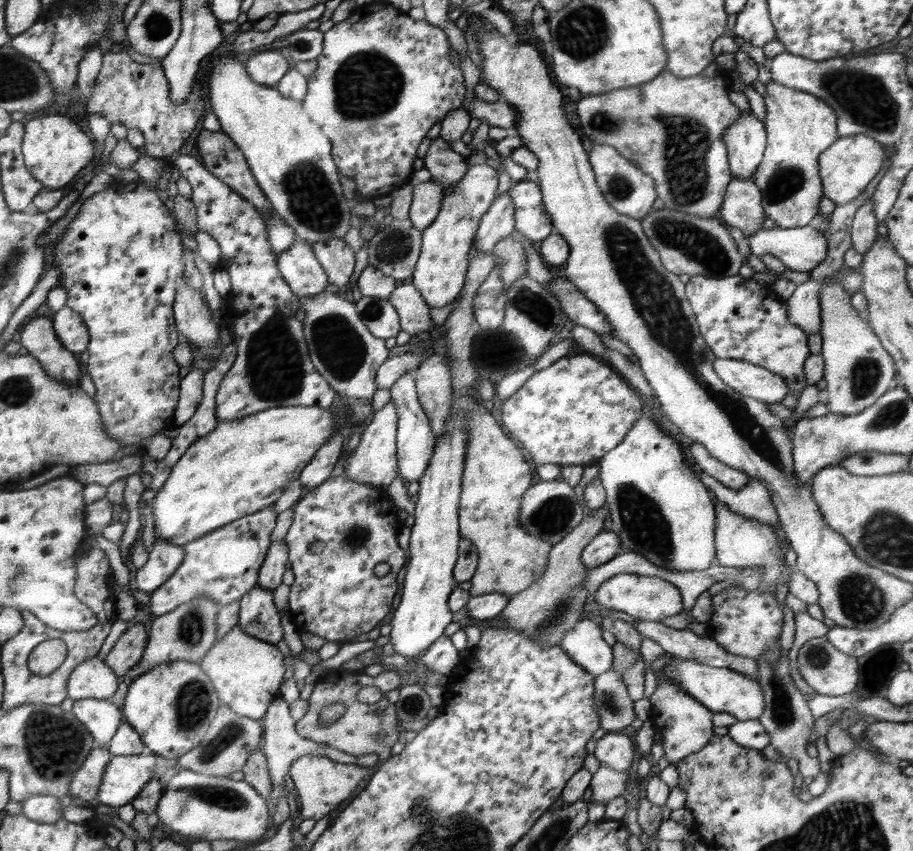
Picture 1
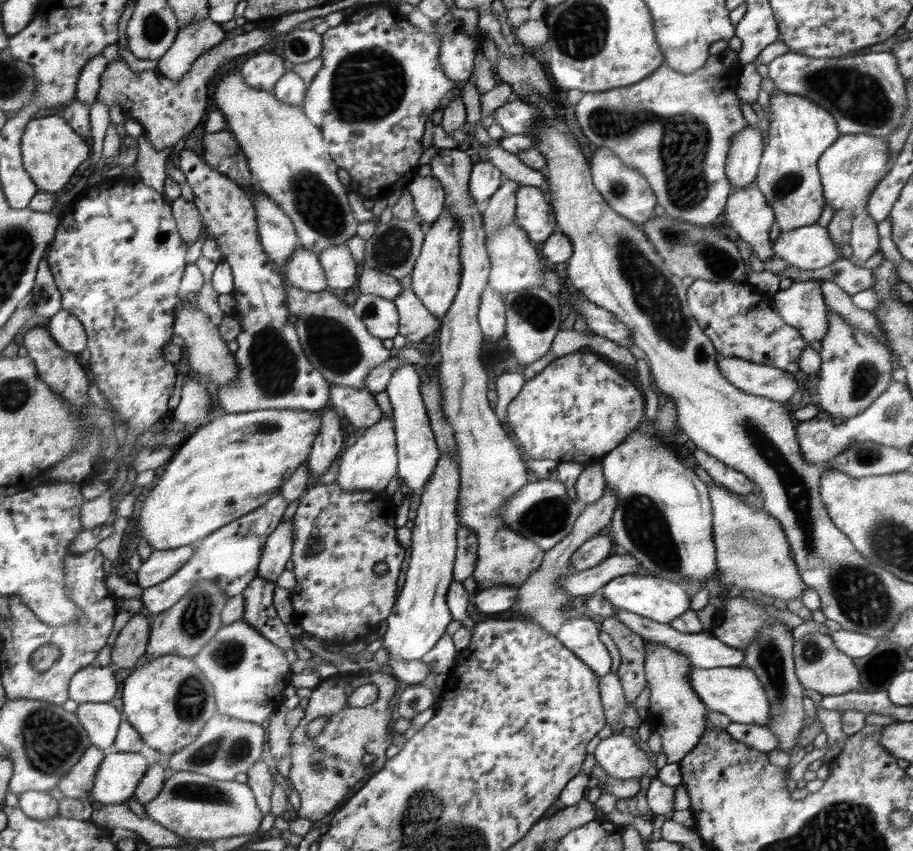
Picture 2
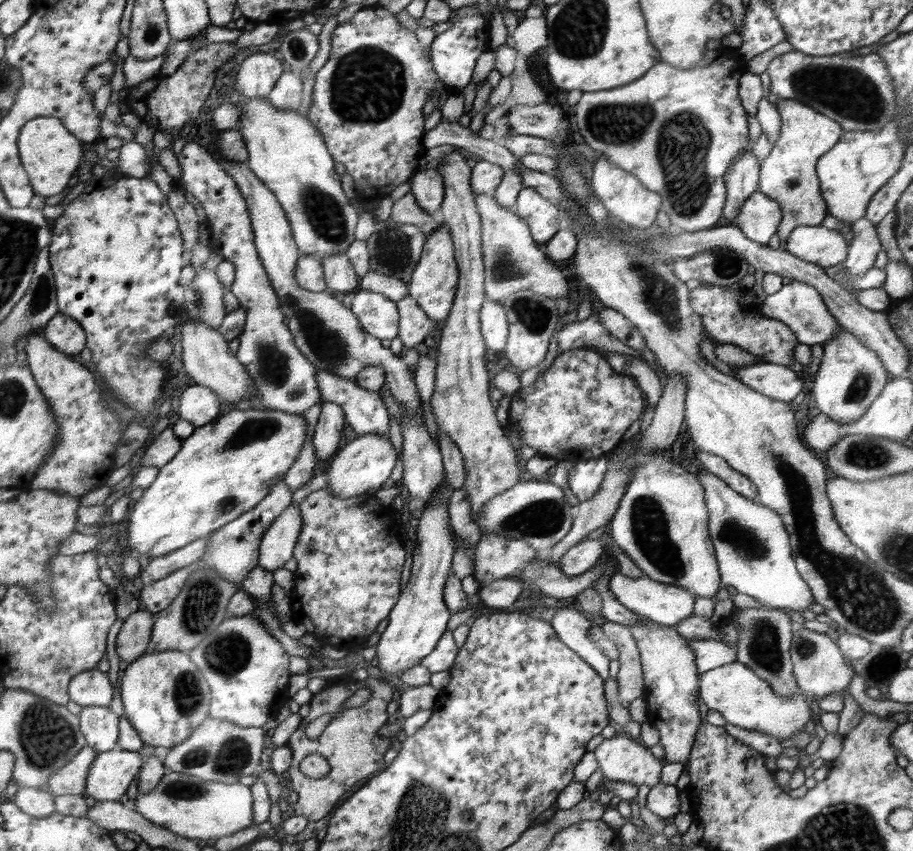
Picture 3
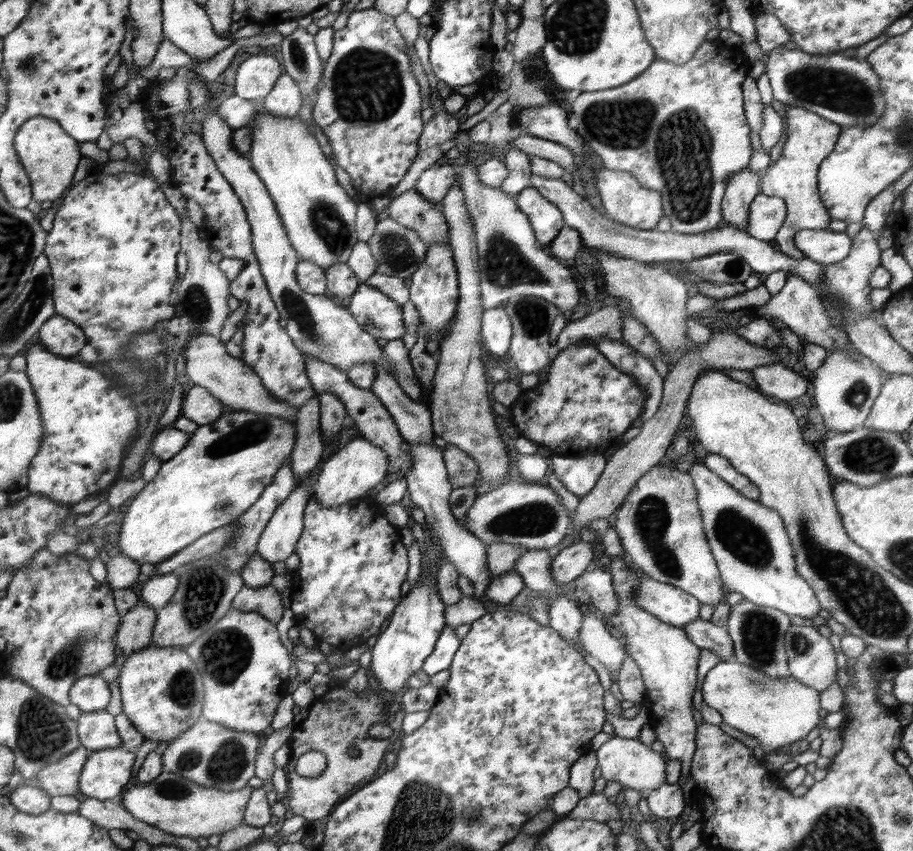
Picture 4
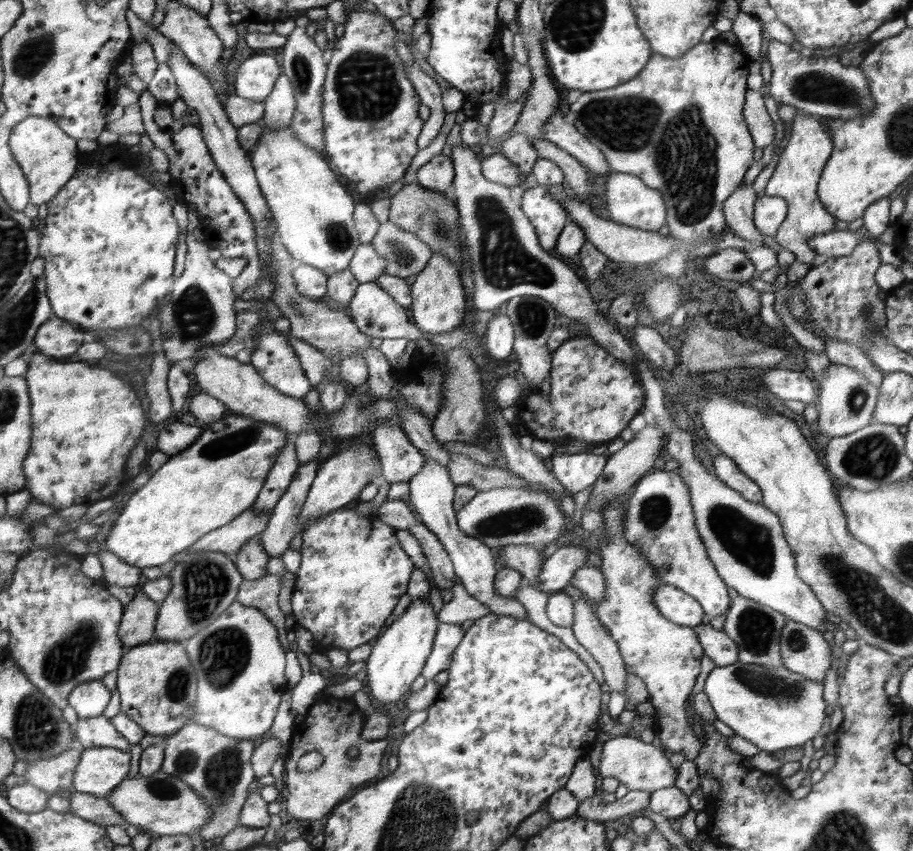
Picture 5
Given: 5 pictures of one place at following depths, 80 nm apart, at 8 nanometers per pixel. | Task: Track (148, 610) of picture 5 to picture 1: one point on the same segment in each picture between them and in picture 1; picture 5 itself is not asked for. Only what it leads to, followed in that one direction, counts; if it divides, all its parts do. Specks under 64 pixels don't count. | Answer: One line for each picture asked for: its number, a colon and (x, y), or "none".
1: (127, 651)
2: (130, 644)
3: (132, 641)
4: (135, 633)

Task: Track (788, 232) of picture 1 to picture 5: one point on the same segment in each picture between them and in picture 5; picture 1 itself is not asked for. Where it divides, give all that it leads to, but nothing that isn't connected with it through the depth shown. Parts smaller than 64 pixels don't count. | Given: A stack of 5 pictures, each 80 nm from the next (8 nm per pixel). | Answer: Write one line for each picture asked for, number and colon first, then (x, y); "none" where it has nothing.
2: (810, 247)
3: (826, 247)
4: (824, 246)
5: (837, 243)

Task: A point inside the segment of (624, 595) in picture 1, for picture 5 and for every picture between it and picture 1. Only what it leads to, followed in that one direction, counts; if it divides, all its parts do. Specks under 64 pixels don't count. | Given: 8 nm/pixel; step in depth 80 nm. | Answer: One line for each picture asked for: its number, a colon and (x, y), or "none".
2: (659, 599)
3: (666, 604)
4: (671, 605)
5: (681, 608)

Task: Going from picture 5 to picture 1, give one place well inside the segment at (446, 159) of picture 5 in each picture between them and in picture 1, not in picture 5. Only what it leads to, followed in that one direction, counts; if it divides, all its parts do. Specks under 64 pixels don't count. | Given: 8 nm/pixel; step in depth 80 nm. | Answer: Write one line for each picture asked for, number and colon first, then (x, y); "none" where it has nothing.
1: (427, 197)
2: (428, 195)
3: (428, 186)
4: (433, 183)

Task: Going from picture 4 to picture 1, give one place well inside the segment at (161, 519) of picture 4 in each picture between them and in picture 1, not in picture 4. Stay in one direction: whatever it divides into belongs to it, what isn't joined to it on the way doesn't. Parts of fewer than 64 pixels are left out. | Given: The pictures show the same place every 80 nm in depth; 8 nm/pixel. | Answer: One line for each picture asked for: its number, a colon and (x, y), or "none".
1: (243, 466)
2: (229, 467)
3: (226, 467)

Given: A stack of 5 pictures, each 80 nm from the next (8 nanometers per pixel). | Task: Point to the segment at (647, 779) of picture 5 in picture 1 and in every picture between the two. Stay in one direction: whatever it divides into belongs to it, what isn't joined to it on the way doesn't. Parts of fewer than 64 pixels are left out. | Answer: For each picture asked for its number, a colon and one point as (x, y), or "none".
1: (614, 749)
2: (619, 756)
3: (619, 758)
4: (634, 765)

